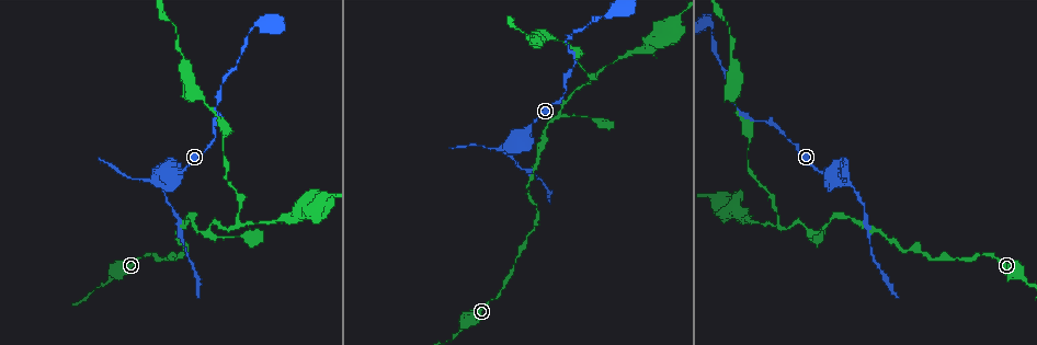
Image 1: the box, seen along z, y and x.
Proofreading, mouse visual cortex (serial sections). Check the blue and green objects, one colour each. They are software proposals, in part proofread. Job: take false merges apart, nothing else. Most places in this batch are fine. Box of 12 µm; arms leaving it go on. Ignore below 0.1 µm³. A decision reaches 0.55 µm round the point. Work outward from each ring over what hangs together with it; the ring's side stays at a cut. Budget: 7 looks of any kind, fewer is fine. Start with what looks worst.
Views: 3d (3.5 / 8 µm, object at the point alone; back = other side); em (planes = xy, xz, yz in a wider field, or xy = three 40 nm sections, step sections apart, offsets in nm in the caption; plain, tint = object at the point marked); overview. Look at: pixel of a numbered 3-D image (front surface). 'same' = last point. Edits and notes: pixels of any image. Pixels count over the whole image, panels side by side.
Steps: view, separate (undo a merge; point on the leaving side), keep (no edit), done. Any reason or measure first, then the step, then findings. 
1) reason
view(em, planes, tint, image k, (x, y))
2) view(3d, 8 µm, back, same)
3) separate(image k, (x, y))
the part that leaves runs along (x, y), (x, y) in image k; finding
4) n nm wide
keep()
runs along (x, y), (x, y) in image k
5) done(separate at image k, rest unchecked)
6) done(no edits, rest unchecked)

a fork
view(3d, 8 µm, image 1, (232, 227))

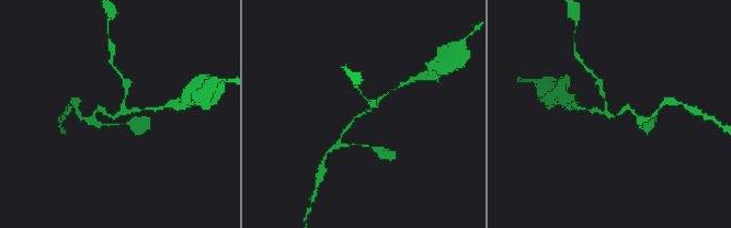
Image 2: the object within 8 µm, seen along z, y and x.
need the tissue
view(em, xy, step 2, tint, image 2, (119, 115))

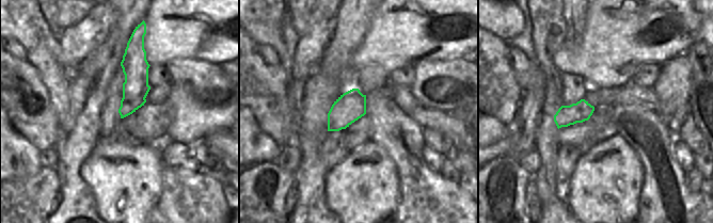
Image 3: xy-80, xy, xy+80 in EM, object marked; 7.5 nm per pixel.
220 nm wide
separate(image 2, (126, 84))
border along (125, 81), (144, 98) in image 3; a second cell is stuck on

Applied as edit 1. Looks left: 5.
thick turns thin
view(3d, 8 µm, image 1, (848, 184))

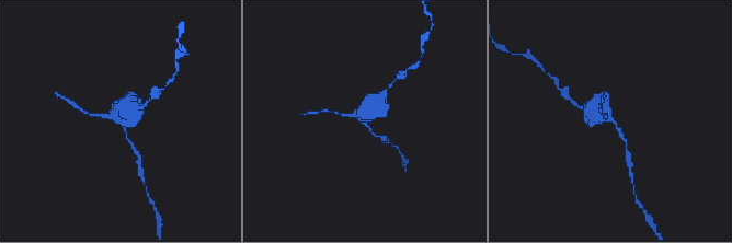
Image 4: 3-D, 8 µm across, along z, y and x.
need the tissue
view(em, xy, step 5, tint, image 4, (609, 120))

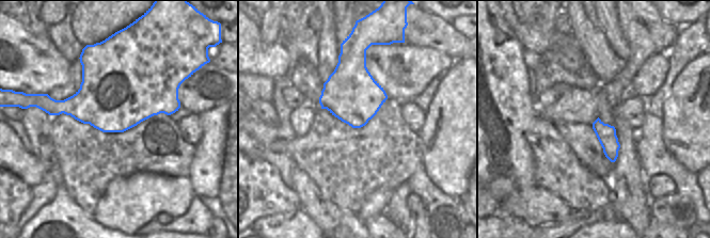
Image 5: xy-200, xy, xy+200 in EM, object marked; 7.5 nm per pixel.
keep()
runs along (586, 107), (606, 114), (627, 143) in image 4; continuous, no second cell

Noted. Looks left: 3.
sudden change in width
view(3d, 3.5 µm, image 1, (458, 329))

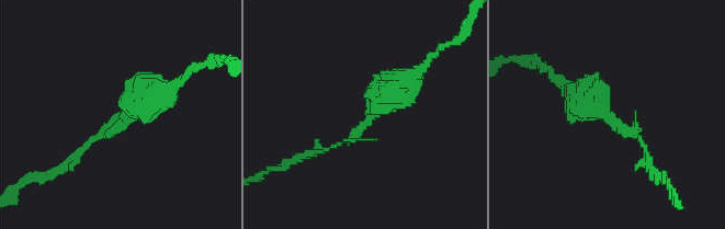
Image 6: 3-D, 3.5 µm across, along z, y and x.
arms of 100, 400 nm
view(em, xy, step 1, tint, image 6, (370, 121))

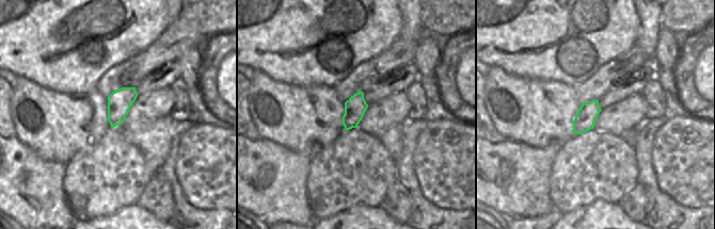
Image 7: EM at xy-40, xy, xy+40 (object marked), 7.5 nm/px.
keep()
runs along (419, 72), (355, 134), (318, 150) in image 6; continuous, no second cell

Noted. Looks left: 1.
done(separate at image 2, rest unchecked)

